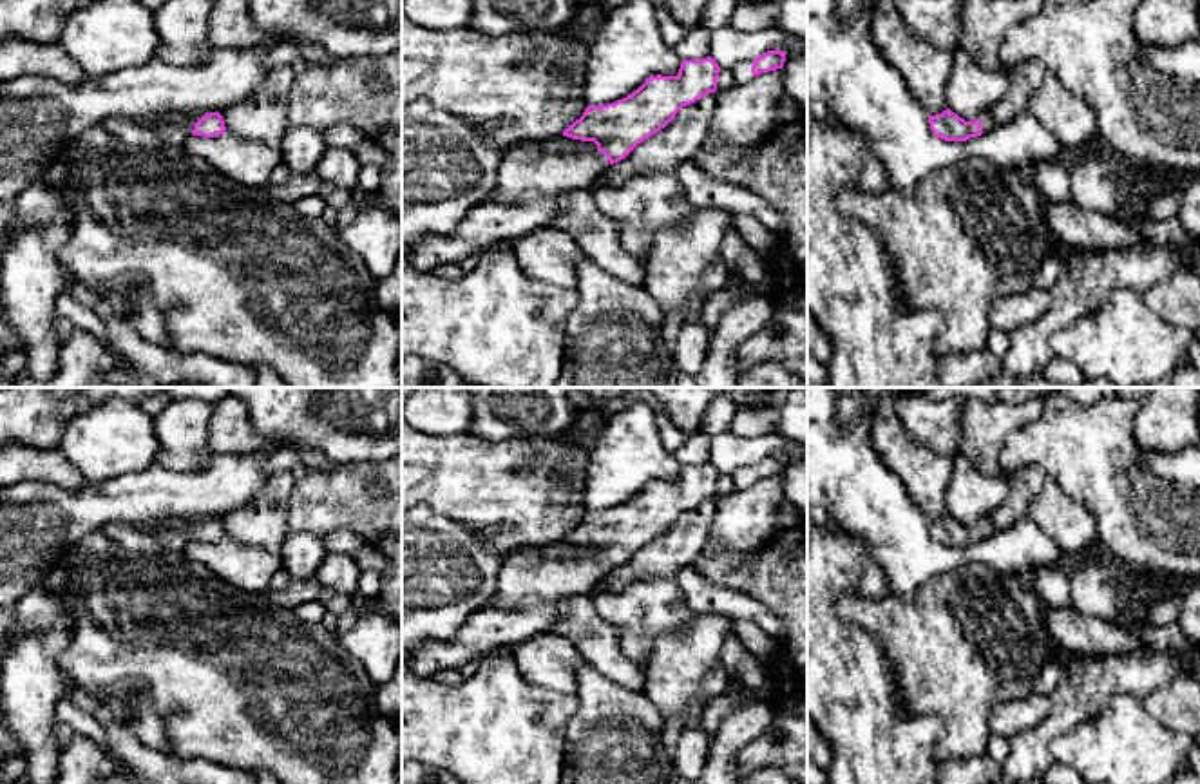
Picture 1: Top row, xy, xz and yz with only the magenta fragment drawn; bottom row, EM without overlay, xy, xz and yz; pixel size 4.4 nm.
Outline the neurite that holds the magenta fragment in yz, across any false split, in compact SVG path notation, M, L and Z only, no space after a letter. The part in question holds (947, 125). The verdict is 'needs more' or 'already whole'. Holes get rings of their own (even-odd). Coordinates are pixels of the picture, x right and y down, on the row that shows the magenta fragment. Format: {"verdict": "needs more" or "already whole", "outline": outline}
{"verdict": "needs more", "outline": "M950 109L943 110L941 114L930 116L929 121L932 134L945 141L967 141L997 127L990 112L983 112L974 121L965 121Z"}

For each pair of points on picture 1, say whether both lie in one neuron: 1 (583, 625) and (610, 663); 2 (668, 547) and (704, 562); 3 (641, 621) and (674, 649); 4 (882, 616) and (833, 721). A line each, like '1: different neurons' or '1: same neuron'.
1: same neuron
2: different neurons
3: different neurons
4: different neurons

